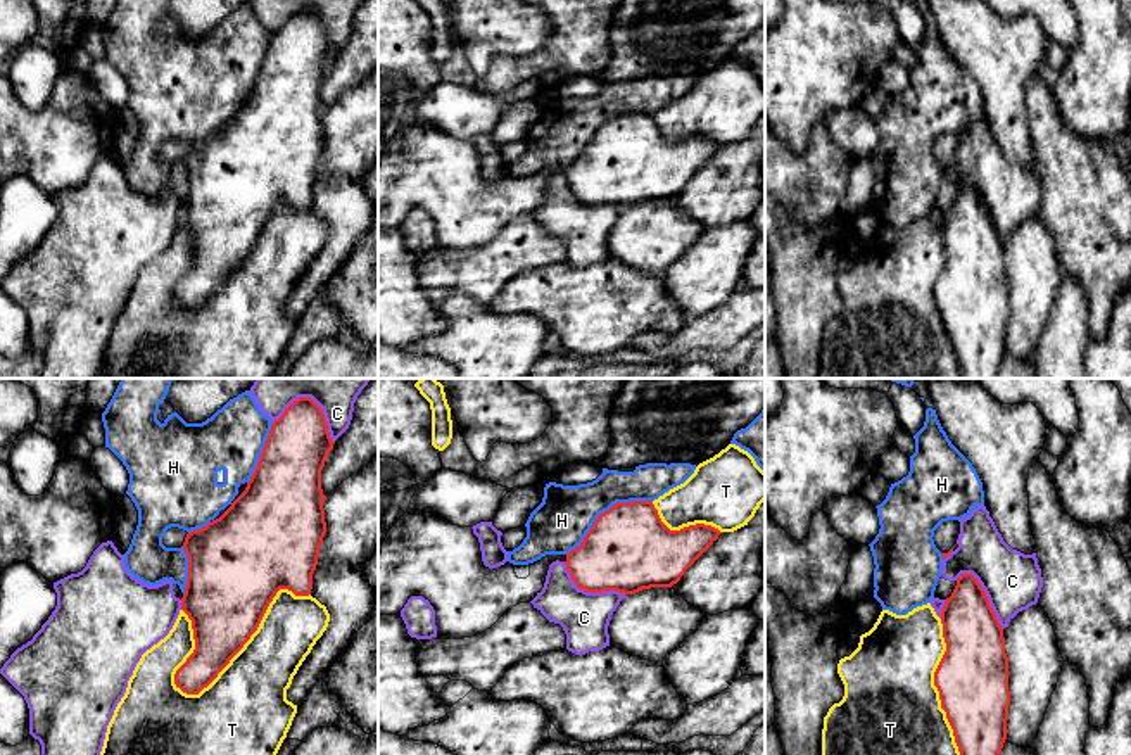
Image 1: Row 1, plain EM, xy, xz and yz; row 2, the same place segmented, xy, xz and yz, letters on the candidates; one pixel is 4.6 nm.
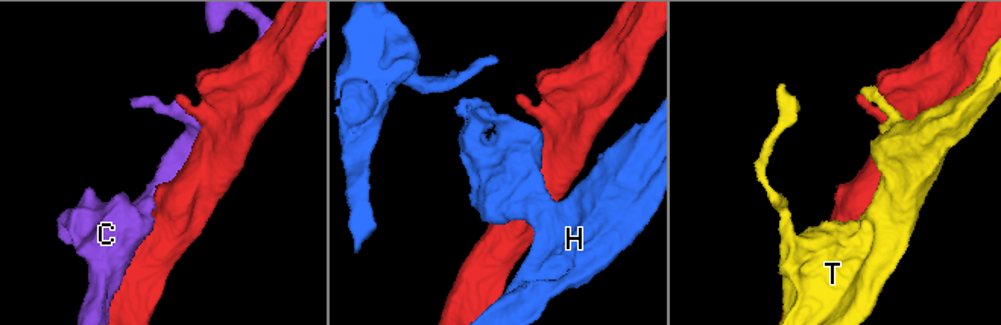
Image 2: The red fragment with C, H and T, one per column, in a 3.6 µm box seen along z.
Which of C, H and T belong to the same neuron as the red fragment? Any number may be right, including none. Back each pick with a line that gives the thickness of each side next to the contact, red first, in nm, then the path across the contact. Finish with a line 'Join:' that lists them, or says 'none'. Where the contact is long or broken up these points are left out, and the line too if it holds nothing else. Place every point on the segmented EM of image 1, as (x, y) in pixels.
Join: none

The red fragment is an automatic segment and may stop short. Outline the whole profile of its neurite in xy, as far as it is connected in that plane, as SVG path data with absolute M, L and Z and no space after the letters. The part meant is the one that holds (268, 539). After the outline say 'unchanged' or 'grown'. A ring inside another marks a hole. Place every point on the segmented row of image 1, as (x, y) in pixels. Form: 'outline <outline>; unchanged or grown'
outline M299 397L273 422L257 466L231 506L202 529L171 527L162 536L166 548L183 548L188 556L181 610L192 620L195 650L174 674L183 693L199 695L218 677L257 631L280 589L311 594L326 534L321 470L333 444L321 408Z; grown

